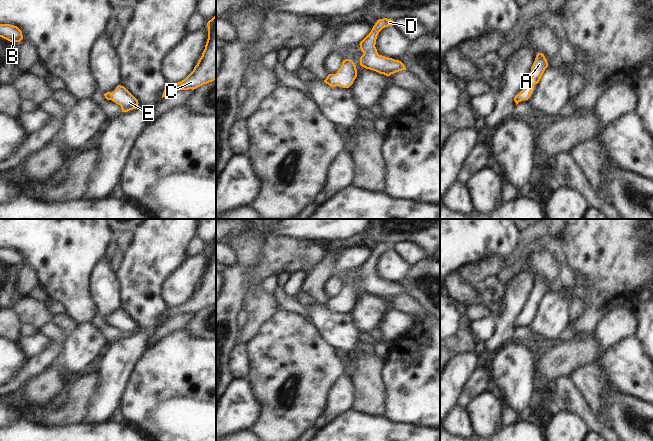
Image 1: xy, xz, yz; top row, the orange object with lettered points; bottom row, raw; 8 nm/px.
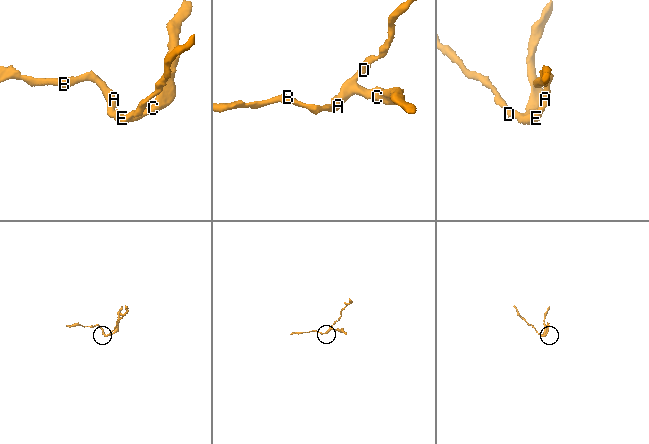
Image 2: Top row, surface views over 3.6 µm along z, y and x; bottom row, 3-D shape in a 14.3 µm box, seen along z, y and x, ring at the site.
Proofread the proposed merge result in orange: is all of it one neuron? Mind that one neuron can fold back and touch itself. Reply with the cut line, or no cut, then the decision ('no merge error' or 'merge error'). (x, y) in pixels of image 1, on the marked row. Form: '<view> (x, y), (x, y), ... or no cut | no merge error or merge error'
no cut | no merge error

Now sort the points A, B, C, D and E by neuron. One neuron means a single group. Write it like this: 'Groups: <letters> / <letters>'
Groups: A B C D E.

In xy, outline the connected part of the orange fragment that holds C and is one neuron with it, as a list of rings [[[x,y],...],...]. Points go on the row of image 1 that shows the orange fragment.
[[[216,15],[208,21],[208,39],[205,49],[193,71],[181,82],[168,84],[162,98],[178,90],[196,89],[216,80]]]

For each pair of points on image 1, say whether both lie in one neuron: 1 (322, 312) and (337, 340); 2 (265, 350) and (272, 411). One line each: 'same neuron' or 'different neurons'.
1: same neuron
2: same neuron

